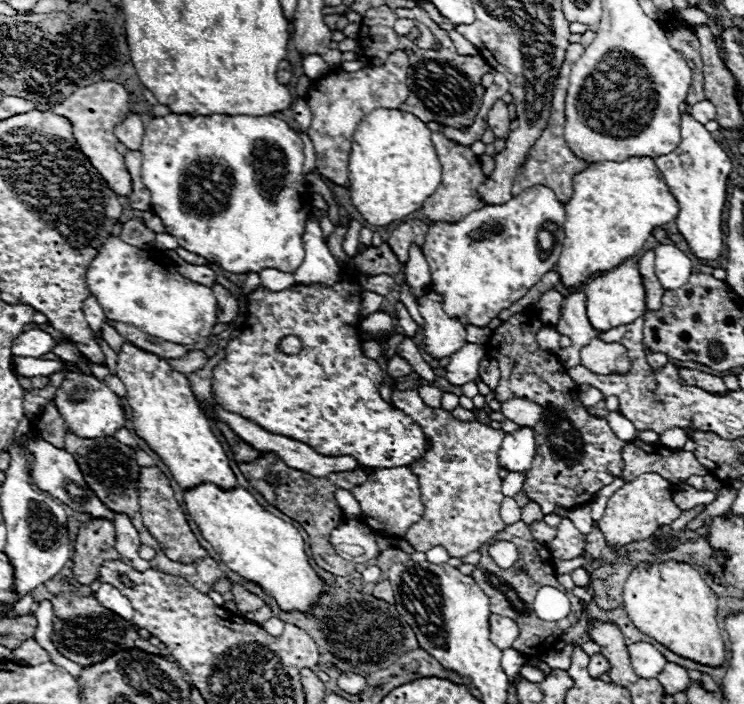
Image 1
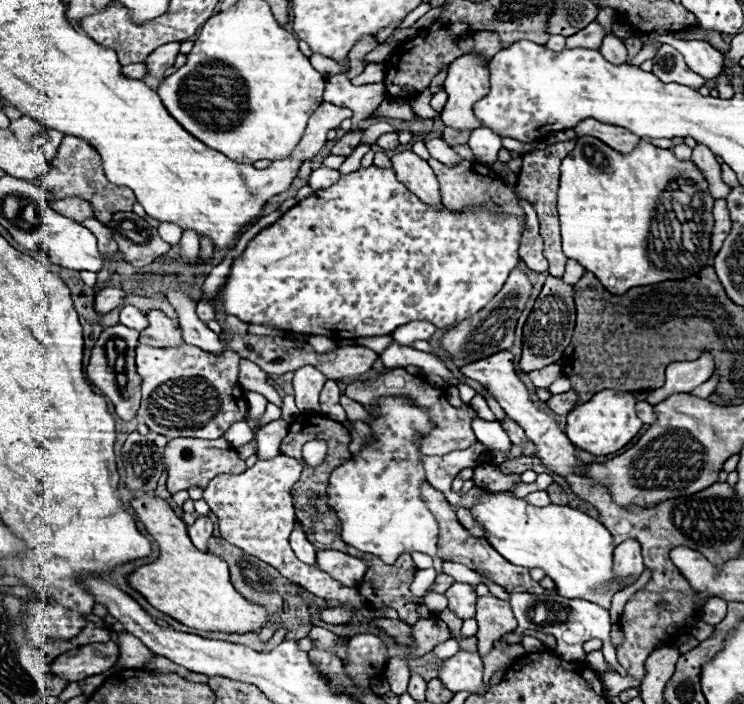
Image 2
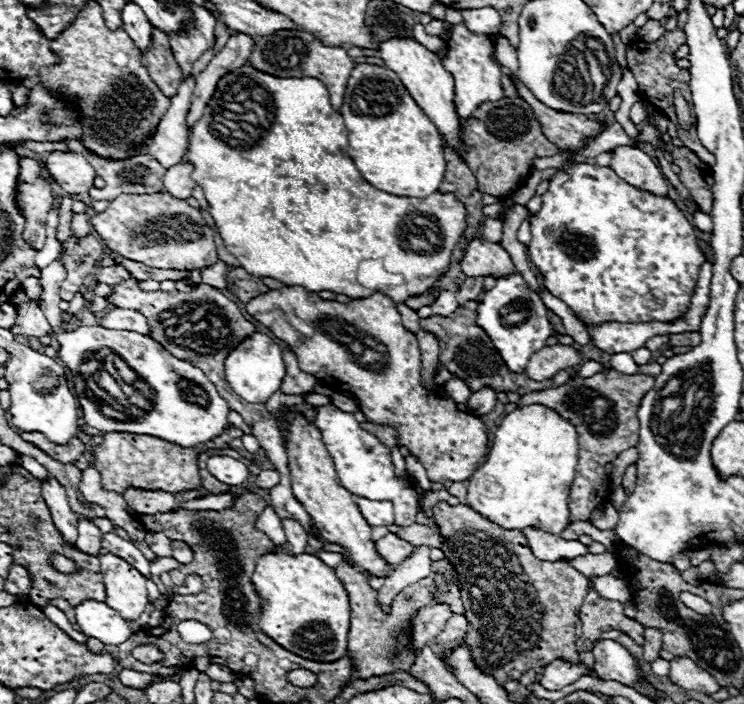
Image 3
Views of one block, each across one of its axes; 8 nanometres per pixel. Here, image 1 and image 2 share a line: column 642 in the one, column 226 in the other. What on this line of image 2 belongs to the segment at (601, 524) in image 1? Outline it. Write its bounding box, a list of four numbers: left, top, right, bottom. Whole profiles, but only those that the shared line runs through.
[204,454,366,608]

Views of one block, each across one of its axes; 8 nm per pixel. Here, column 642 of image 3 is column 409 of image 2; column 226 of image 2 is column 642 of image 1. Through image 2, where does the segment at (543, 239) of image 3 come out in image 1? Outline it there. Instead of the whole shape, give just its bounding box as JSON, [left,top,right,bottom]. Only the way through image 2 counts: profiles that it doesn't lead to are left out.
[584,258,648,332]

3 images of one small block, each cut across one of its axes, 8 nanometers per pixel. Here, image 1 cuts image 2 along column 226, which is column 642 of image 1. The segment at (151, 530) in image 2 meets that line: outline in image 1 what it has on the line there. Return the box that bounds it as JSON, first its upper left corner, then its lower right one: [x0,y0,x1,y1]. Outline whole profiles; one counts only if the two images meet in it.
[624,562,726,668]

